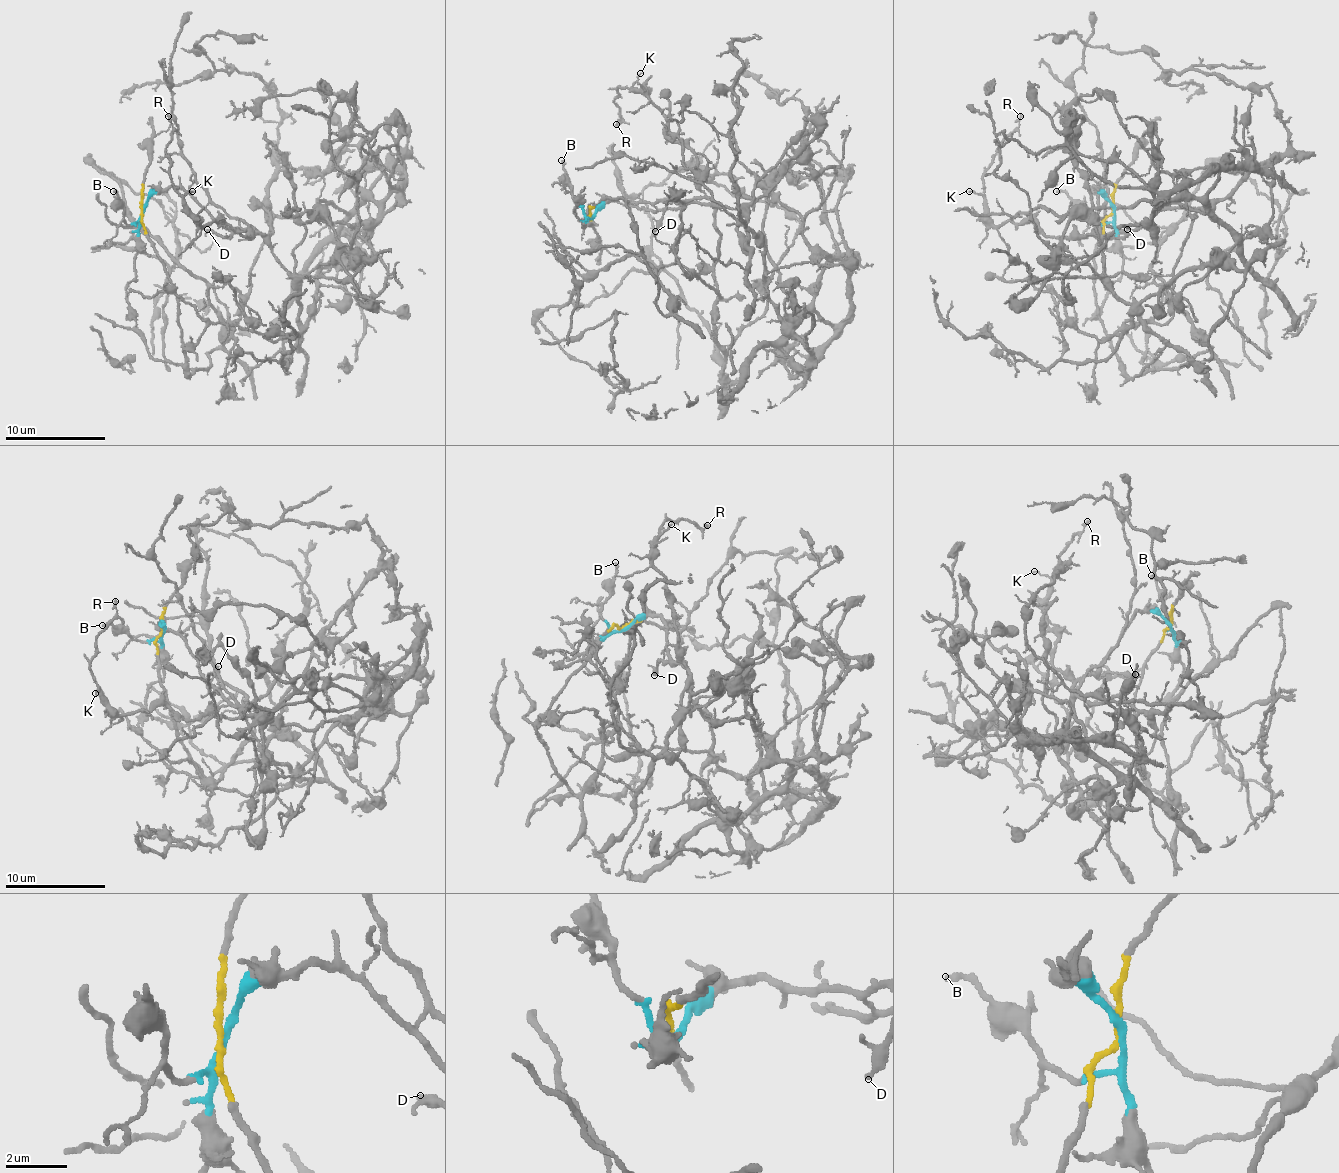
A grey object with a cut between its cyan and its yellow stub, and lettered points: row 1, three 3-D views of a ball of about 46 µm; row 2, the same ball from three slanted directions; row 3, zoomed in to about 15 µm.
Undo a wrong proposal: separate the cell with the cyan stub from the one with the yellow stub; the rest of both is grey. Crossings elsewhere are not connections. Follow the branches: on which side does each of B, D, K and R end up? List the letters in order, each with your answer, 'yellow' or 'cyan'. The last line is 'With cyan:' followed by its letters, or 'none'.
B: cyan
D: cyan
K: cyan
R: cyan
With cyan: B, D, K, R

